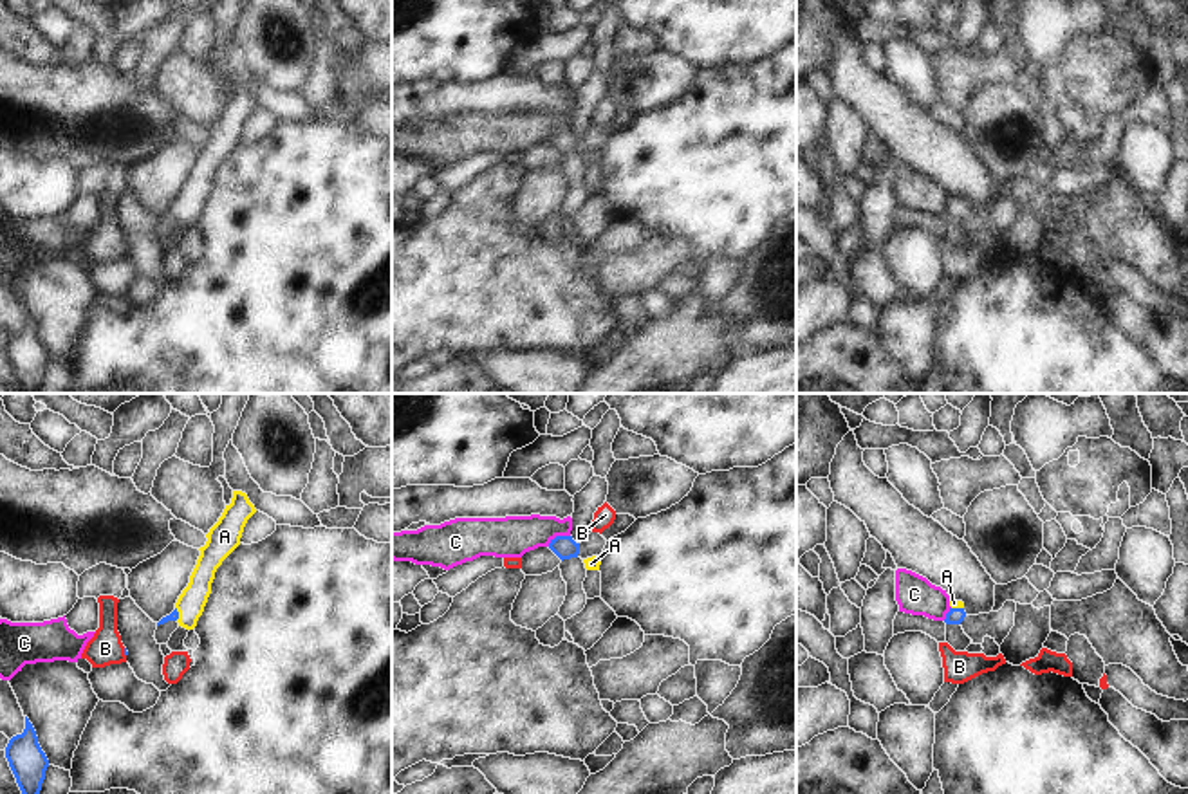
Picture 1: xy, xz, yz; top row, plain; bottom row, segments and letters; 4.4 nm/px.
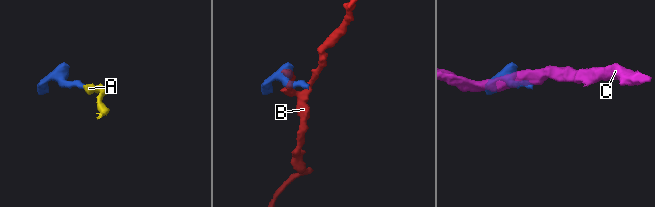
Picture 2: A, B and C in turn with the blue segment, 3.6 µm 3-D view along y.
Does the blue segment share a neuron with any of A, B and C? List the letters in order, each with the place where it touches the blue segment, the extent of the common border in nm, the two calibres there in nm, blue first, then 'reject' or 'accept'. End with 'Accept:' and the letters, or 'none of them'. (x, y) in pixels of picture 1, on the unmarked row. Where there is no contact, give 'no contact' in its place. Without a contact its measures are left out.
A: xy (177, 210) | 60 nm | 50/130 nm | accept
B: xy (125, 248) | 40 nm | 20/150 nm | reject
C: xz (558, 132) | 120 nm | 100/190 nm | reject
Accept: A

